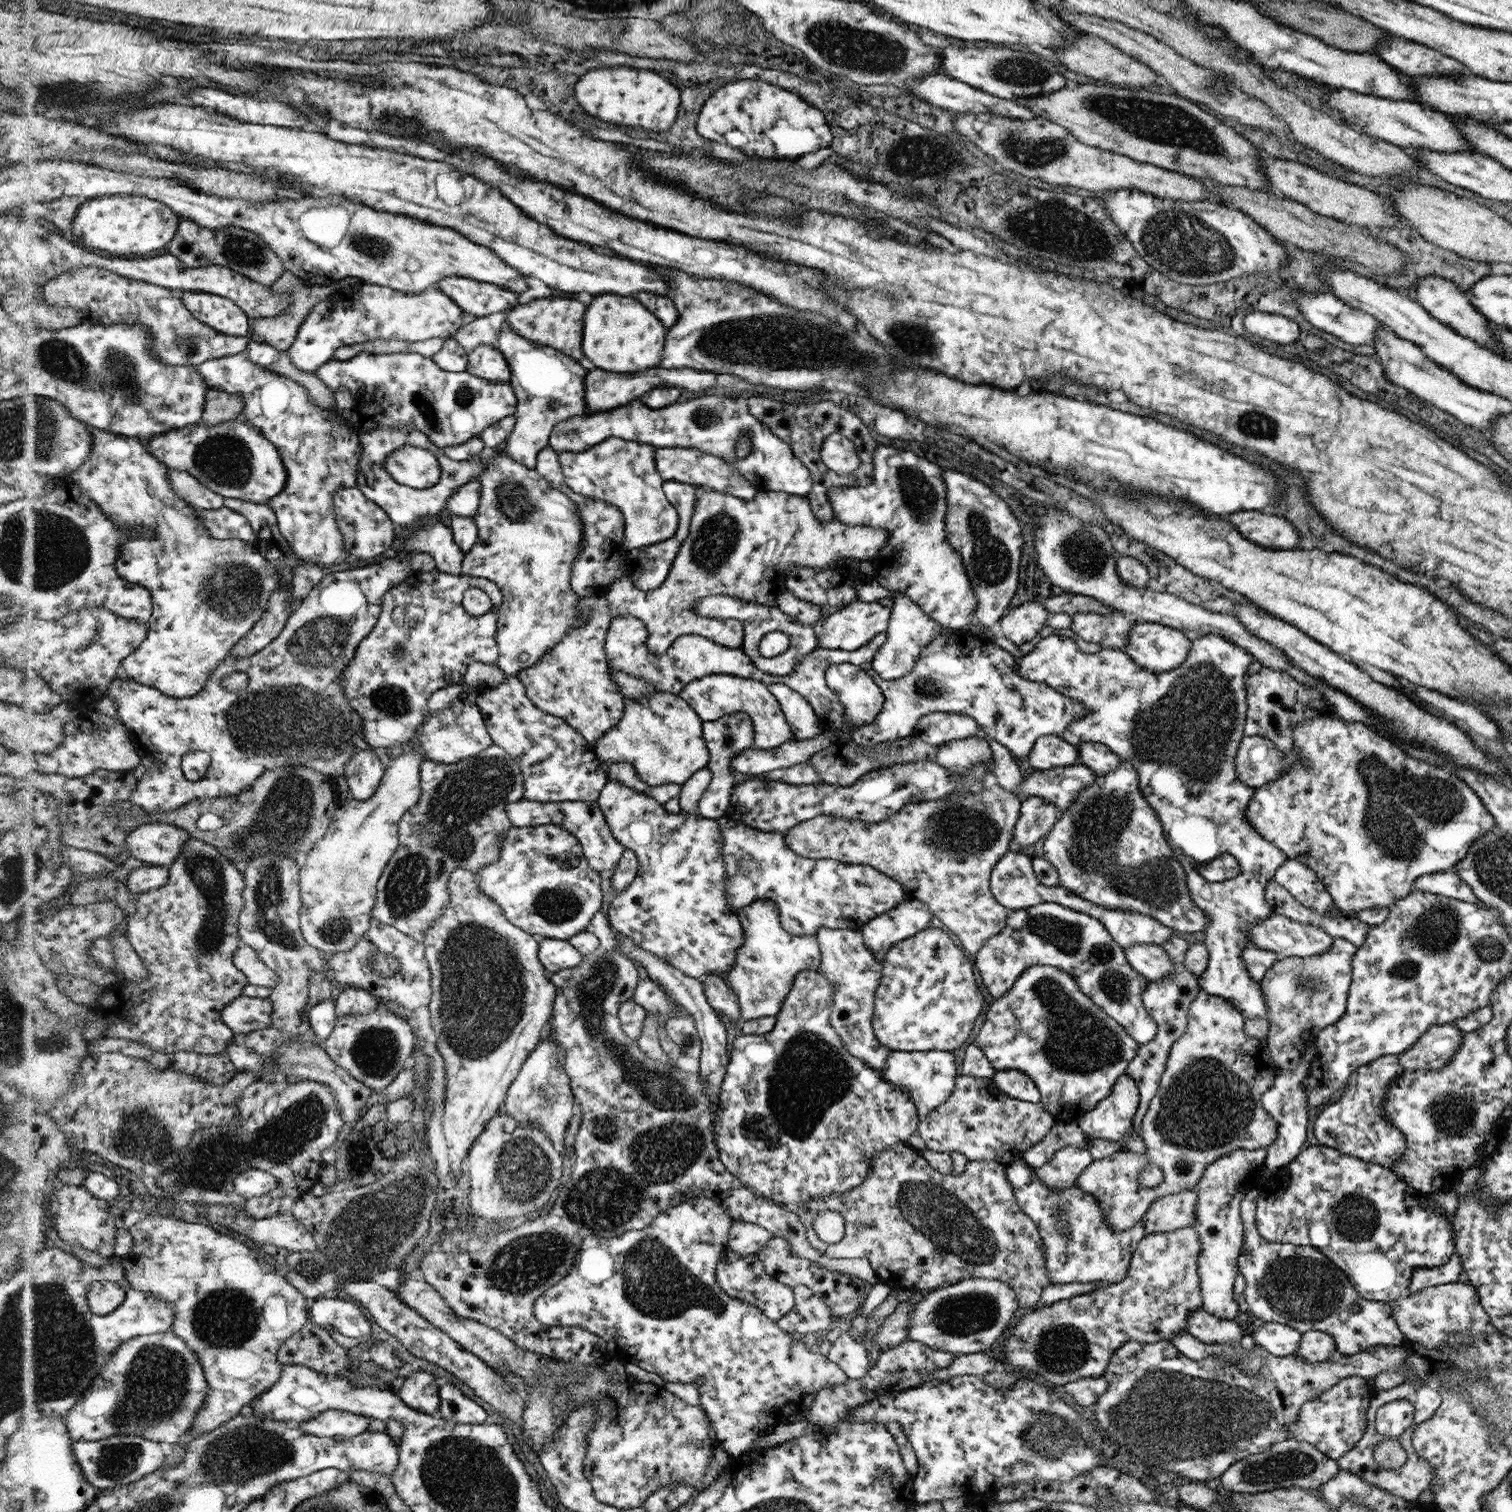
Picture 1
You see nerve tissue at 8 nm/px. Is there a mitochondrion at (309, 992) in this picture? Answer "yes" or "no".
no

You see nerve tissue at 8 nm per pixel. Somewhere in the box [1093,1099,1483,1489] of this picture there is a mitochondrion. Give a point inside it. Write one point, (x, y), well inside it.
(1183, 1416)

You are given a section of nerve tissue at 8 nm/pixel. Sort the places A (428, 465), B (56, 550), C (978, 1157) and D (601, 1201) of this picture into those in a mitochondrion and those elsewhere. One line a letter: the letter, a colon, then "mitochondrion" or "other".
A: other
B: mitochondrion
C: other
D: mitochondrion

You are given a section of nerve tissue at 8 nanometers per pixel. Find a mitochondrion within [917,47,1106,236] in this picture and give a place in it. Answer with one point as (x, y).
(1034, 153)

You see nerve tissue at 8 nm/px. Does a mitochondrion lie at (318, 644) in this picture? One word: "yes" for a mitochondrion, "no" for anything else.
yes

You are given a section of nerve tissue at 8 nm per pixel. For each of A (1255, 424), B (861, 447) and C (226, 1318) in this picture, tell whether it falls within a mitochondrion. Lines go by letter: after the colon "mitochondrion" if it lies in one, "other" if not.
A: mitochondrion
B: other
C: mitochondrion

